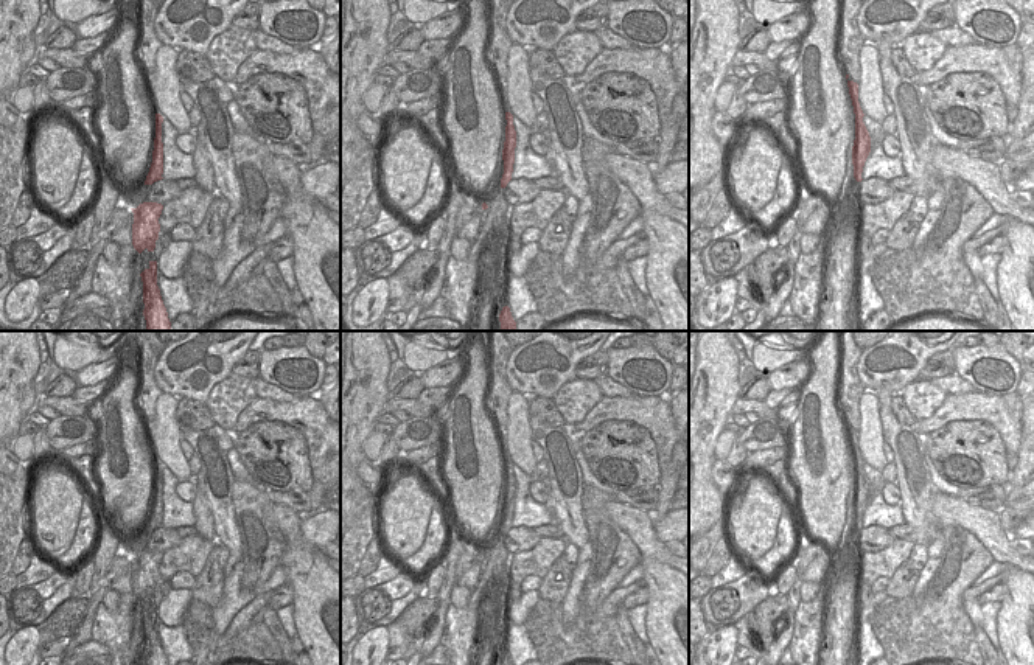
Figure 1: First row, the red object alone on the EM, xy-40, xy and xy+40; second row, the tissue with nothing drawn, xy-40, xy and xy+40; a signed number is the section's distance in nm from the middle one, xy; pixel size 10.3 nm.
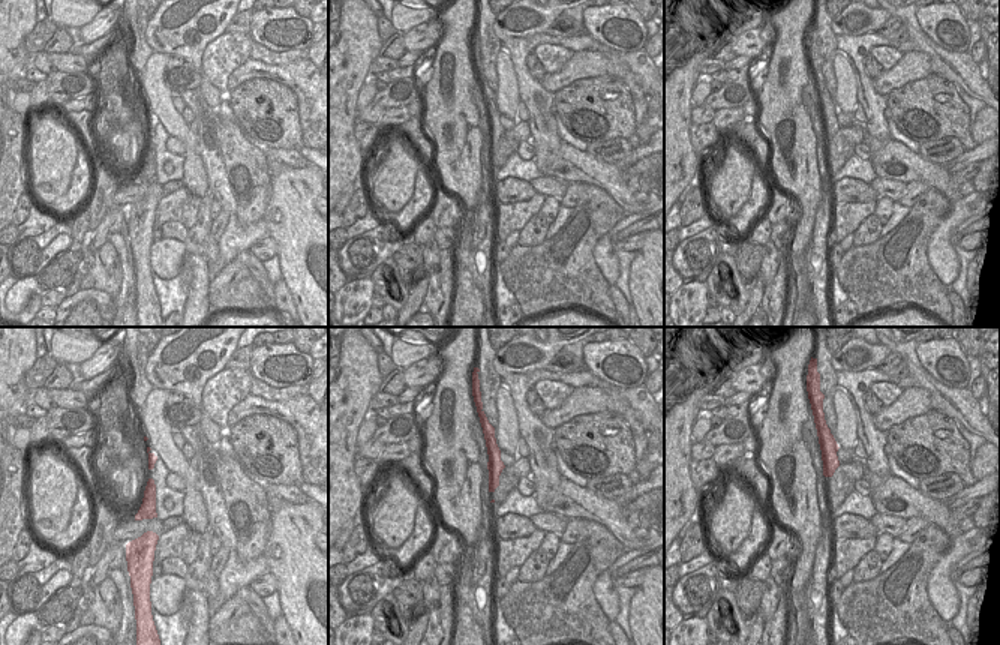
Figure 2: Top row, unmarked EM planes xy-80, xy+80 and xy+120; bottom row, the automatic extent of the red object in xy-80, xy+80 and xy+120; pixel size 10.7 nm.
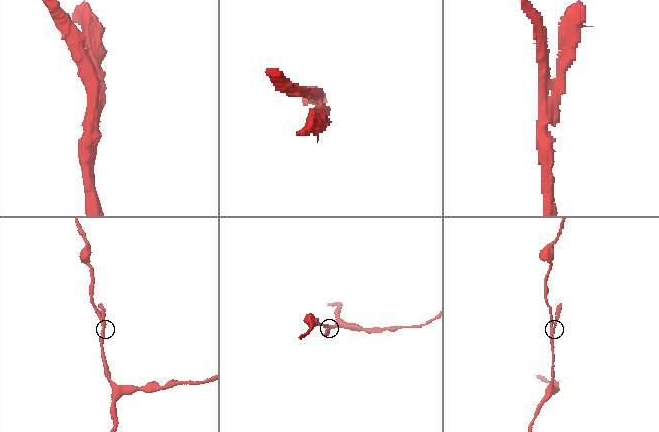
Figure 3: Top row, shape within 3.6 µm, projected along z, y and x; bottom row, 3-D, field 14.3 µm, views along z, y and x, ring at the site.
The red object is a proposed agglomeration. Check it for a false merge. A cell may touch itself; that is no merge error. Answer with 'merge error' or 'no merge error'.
no merge error

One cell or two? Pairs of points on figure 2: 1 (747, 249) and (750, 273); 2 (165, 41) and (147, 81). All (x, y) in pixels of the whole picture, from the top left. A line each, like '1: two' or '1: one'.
1: one
2: two

